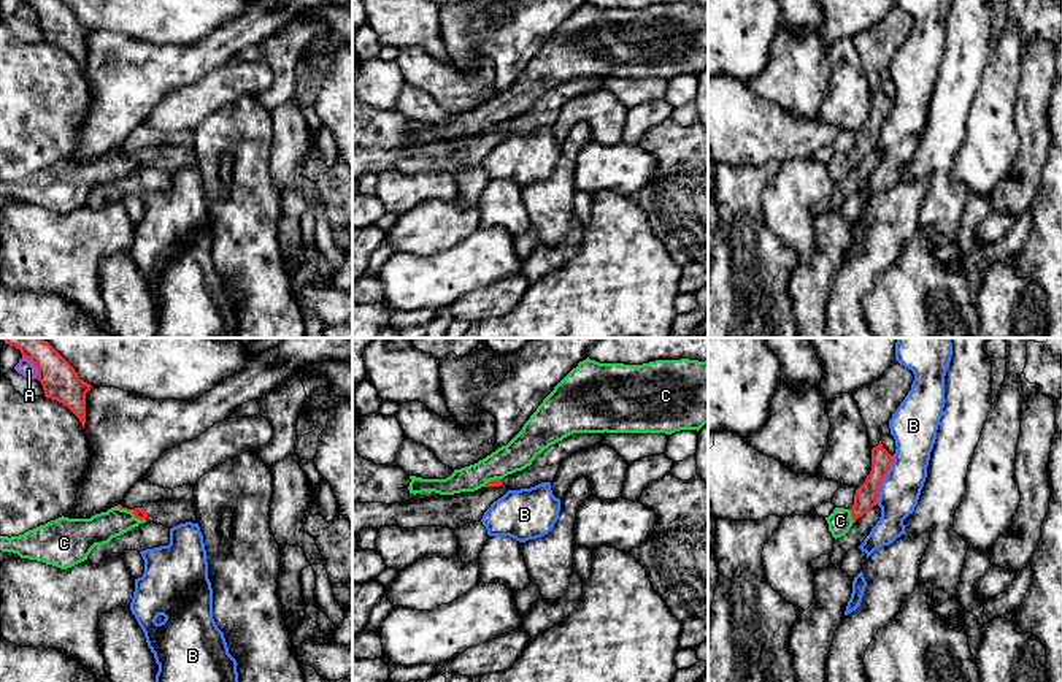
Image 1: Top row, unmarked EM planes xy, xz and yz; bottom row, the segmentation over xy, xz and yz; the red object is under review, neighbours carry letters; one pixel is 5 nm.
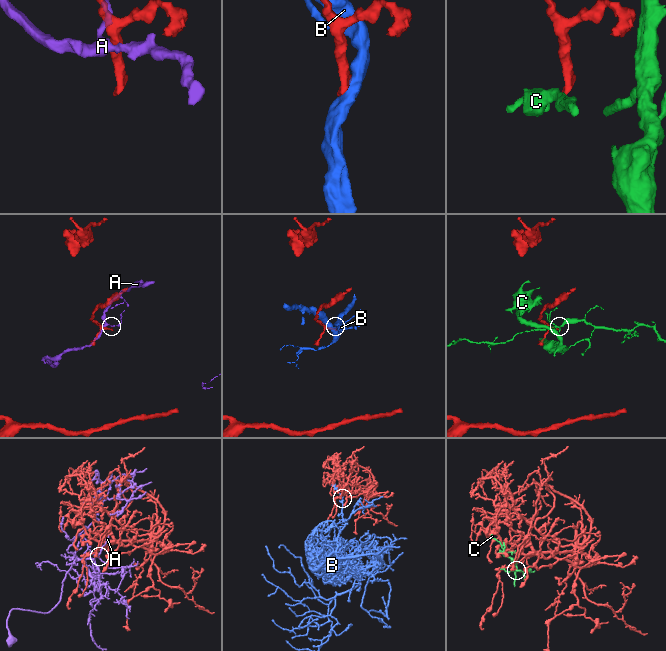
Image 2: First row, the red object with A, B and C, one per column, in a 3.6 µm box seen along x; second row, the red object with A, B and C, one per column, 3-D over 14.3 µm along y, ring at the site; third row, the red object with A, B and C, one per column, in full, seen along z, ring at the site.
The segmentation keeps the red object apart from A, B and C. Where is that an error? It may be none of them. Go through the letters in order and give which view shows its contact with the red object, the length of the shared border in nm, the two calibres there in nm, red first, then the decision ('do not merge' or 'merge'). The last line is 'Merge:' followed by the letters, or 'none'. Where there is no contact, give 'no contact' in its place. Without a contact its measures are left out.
A: xy | 140 nm | 190/80 nm | do not merge
B: yz | 260 nm | 120/200 nm | do not merge
C: xy | 170 nm | 60/160 nm | do not merge
Merge: none

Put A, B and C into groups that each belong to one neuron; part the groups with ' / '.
A / B / C

